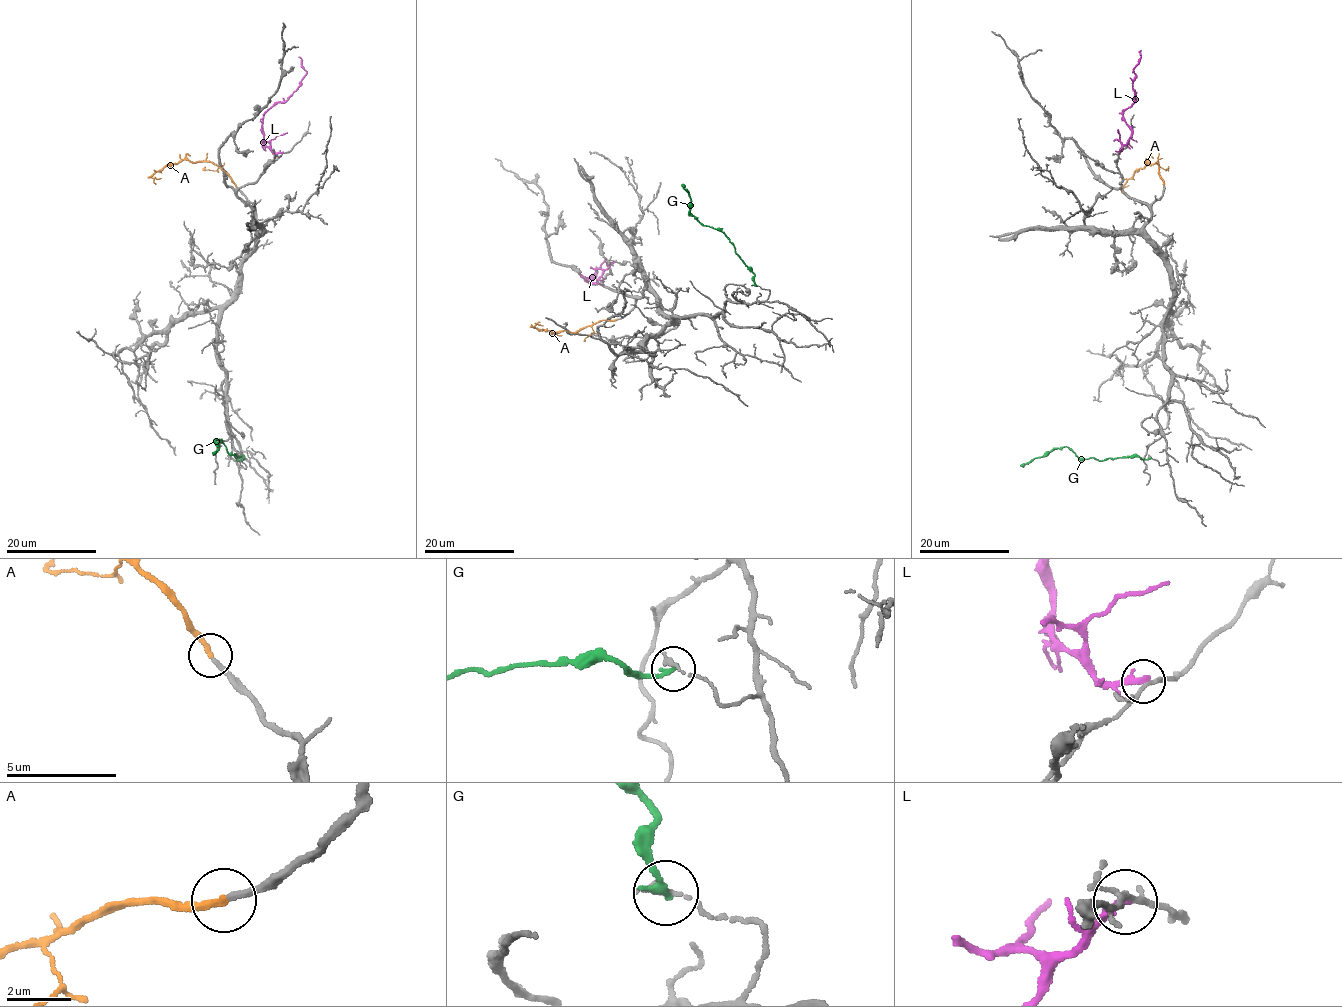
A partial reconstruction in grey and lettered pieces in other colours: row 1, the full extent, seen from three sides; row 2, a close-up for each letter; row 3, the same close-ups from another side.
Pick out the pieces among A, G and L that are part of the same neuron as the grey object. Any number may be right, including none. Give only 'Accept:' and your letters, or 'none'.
Accept: A

